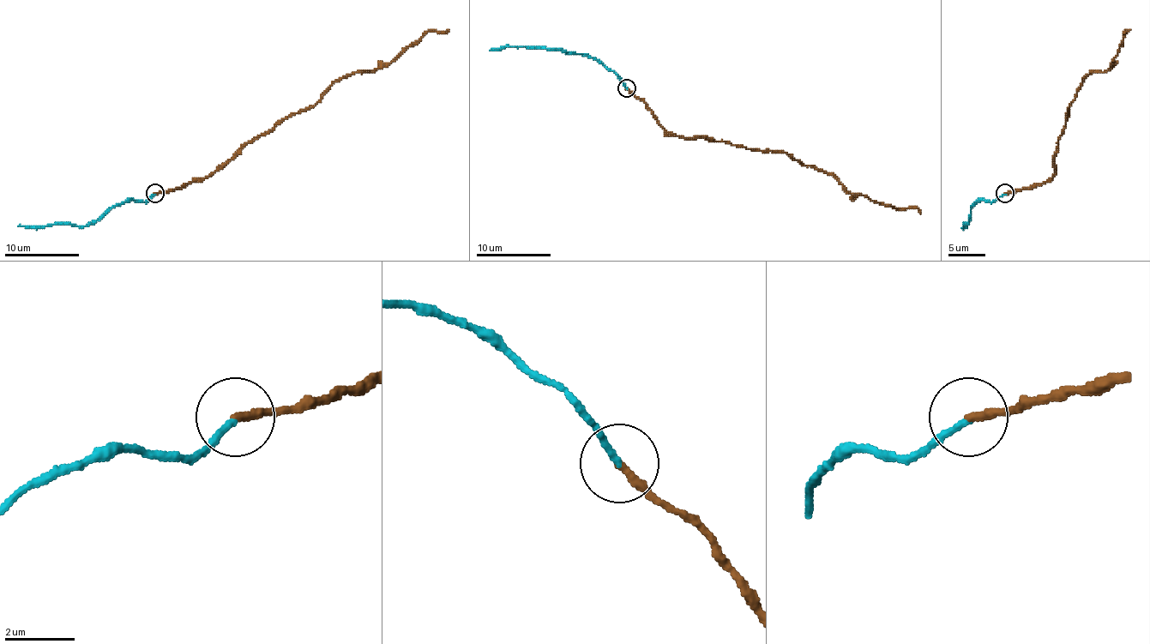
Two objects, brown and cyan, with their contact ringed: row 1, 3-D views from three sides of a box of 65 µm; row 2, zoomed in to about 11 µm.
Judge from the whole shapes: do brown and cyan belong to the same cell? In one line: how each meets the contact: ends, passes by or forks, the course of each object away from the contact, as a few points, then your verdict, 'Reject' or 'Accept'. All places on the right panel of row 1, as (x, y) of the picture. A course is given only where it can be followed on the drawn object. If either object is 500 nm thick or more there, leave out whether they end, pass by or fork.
At the ring brown ends. At the ring cyan ends. Course of brown: (1004, 193), (1054, 176), (1076, 88), (1092, 72), (1110, 66), (1130, 29). Course of cyan: (1004, 195), (991, 201), (980, 200), (971, 209), (971, 219), (965, 226), (963, 224), (967, 226). Accept

